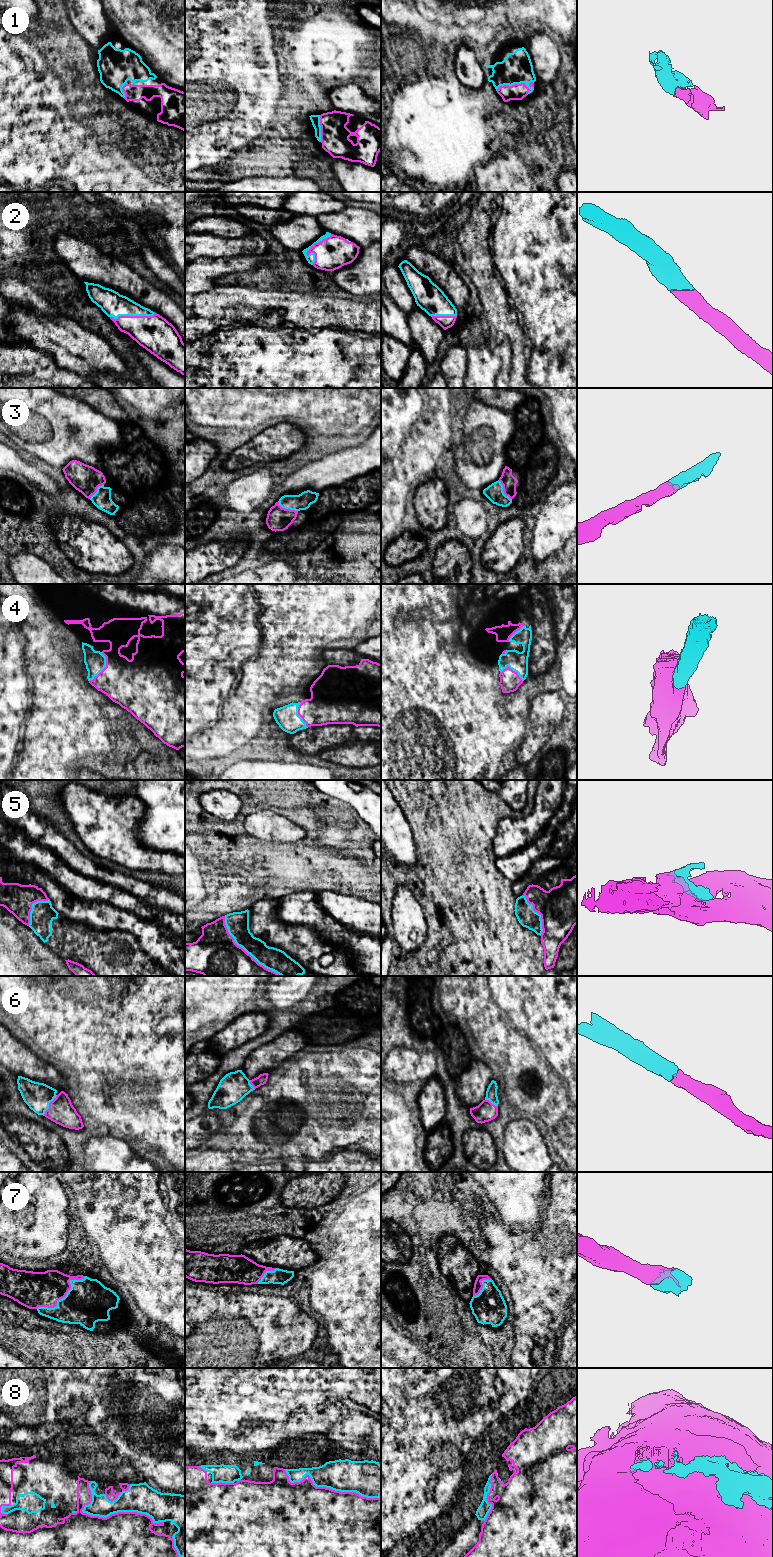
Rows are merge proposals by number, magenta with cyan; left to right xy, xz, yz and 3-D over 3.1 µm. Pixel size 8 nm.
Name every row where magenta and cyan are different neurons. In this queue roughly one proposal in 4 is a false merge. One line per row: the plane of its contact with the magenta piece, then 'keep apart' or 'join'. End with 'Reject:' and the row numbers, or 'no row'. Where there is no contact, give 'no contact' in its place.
1: meets magenta in yz; join
2: meets magenta in xz; join
3: meets magenta in xz; join
4: meets magenta in xy; join
5: meets magenta in xz; keep apart
6: meets magenta in xy; join
7: meets magenta in xy; join
8: meets magenta in xy; join
Reject: 5

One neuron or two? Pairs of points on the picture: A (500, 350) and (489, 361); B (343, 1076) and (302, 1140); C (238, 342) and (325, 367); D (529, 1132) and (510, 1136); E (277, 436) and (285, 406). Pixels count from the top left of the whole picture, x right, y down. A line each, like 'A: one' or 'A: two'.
A: two
B: one
C: one
D: one
E: two

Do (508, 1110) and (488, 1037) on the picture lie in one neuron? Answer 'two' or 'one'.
two

